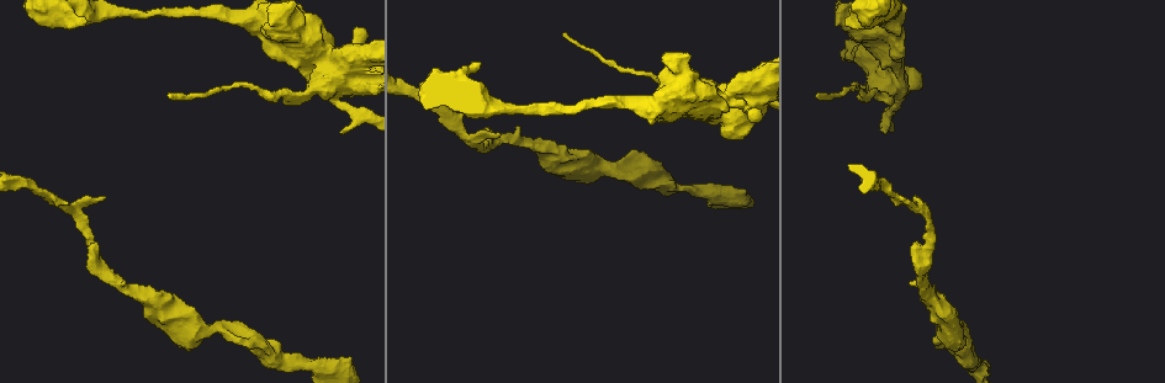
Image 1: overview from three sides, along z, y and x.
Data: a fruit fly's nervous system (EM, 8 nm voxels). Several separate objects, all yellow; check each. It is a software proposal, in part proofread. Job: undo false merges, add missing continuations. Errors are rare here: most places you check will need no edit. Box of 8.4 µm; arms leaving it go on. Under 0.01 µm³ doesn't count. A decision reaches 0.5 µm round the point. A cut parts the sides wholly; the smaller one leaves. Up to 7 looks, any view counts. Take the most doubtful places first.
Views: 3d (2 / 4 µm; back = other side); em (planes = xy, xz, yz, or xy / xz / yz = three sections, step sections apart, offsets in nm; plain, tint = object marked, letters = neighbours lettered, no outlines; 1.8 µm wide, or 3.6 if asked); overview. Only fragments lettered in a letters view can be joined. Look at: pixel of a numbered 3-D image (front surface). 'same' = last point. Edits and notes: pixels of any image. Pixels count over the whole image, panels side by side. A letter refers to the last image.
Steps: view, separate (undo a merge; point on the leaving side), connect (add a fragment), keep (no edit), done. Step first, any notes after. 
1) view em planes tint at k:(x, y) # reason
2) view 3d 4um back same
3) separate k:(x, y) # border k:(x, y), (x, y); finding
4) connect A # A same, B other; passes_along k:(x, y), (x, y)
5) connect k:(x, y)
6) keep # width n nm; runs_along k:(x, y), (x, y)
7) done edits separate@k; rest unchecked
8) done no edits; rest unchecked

view em planes plain at 1:(933, 339) # branch stops here

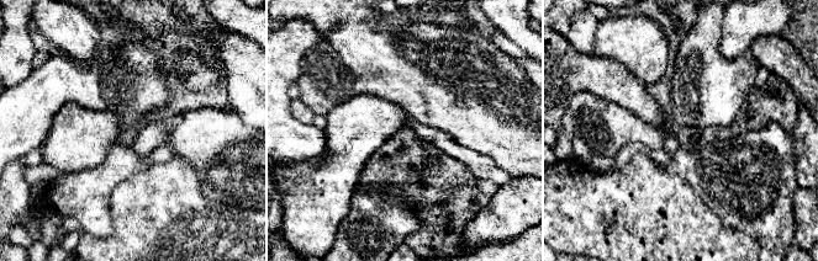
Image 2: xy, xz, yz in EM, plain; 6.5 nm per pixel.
view em planes letters same

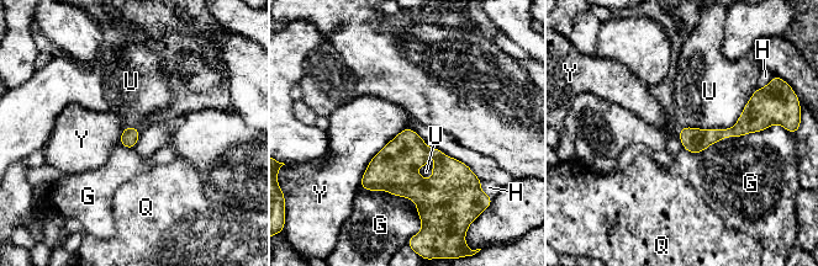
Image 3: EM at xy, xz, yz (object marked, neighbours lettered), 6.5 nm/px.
keep # G other, H other, Q other, U other, Y other; runs_along 3:(758, 127), (682, 136); none of them fits

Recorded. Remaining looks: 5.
view 3d 4um at 1:(847, 20) # thick end

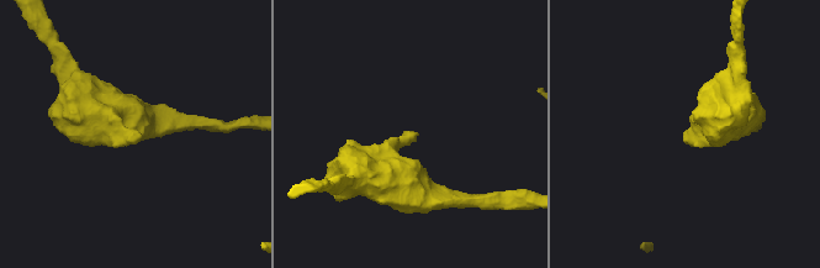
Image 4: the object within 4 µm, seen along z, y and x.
view em planes letters at 4:(416, 132) # shape alone is not enough

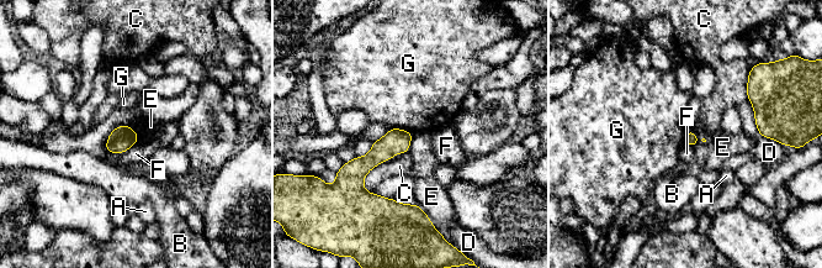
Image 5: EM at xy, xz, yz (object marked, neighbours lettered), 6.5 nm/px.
keep # A other, B other, C other, D other, E other, F other, G other; border 5:(390, 127), (413, 132); none of them fits

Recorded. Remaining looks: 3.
view 3d 4um at 1:(105, 196) # thin end

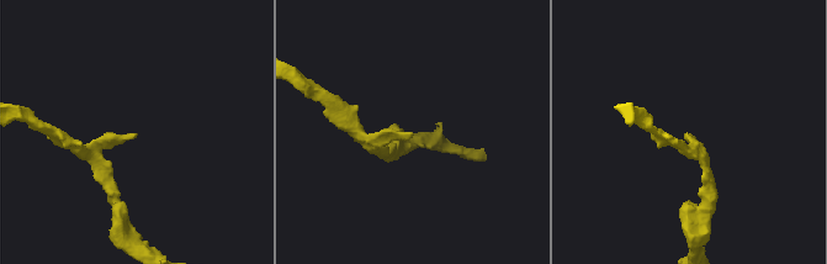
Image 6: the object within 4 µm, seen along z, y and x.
view em xy step 4 letters at 6:(688, 134)

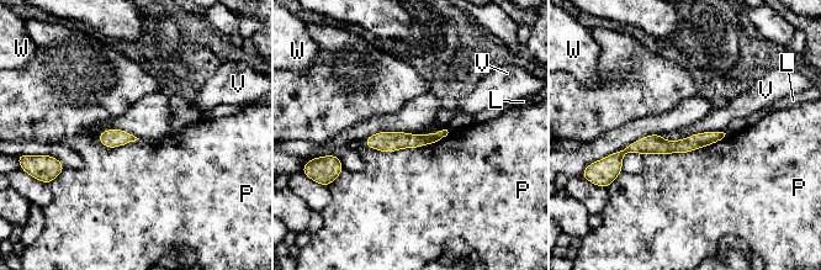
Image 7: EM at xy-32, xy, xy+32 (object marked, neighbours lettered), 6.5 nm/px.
view em planes letters same # another direction

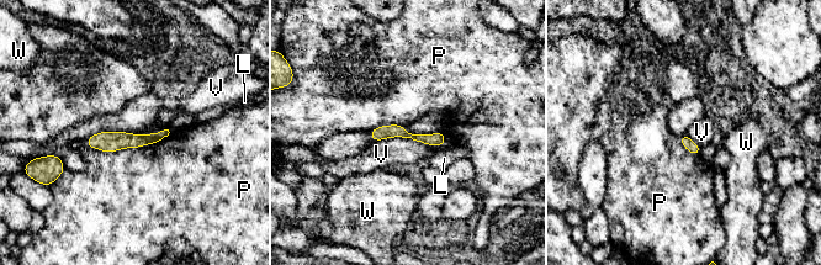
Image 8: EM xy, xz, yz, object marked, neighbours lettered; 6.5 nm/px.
keep # longest_contact P 550 nm; L other, P other, V other, W other; runs_along 8:(164, 133), (137, 141), (89, 142); no lettered fragment goes on from it

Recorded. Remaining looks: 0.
done no edits; rest unchecked

